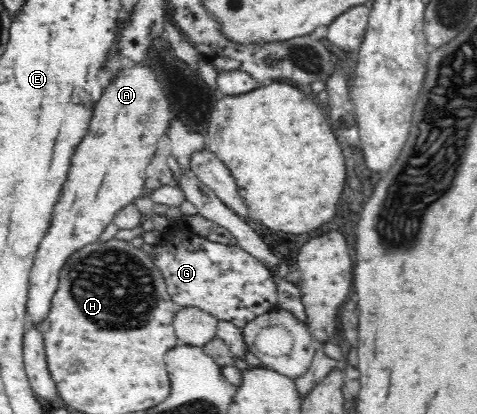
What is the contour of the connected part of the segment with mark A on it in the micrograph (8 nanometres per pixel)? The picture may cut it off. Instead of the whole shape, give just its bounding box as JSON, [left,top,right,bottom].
[29,66,173,326]

